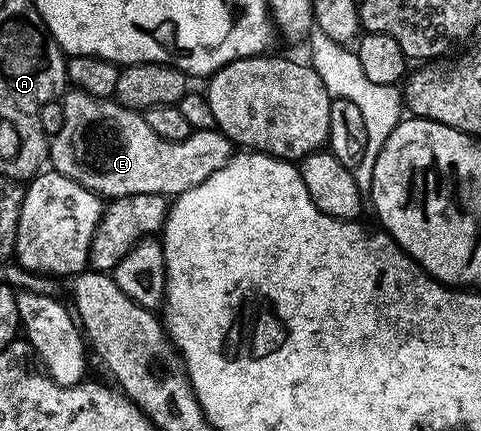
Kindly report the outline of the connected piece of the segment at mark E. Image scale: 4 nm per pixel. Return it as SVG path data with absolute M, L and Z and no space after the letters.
M71 90L62 100L63 121L59 133L49 140L50 167L103 198L150 192L174 198L205 182L209 174L225 167L233 155L230 138L218 130L195 130L188 140L169 142L149 130L149 122L142 114L114 98Z

